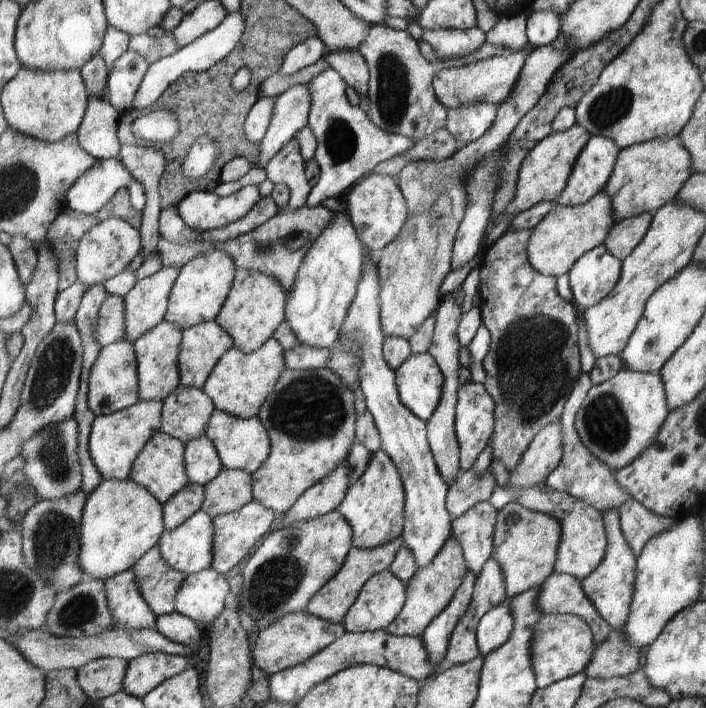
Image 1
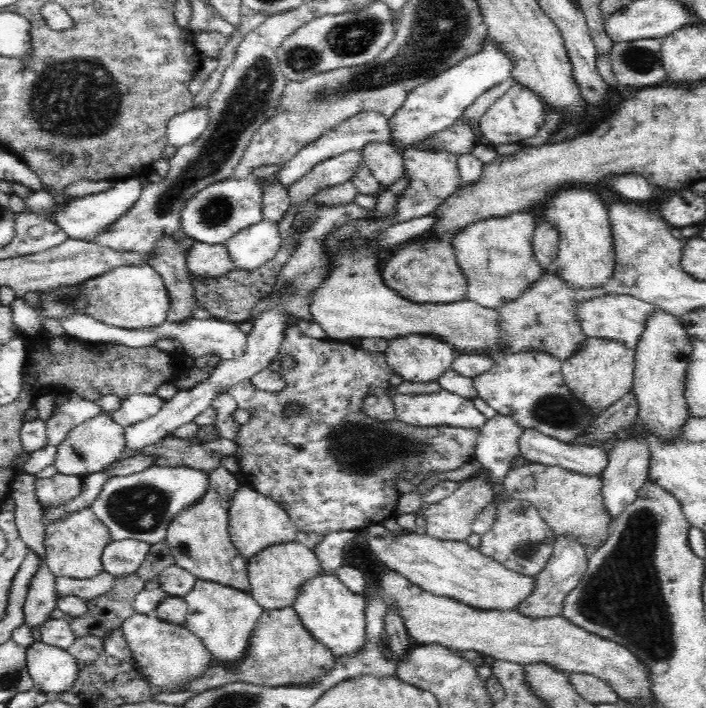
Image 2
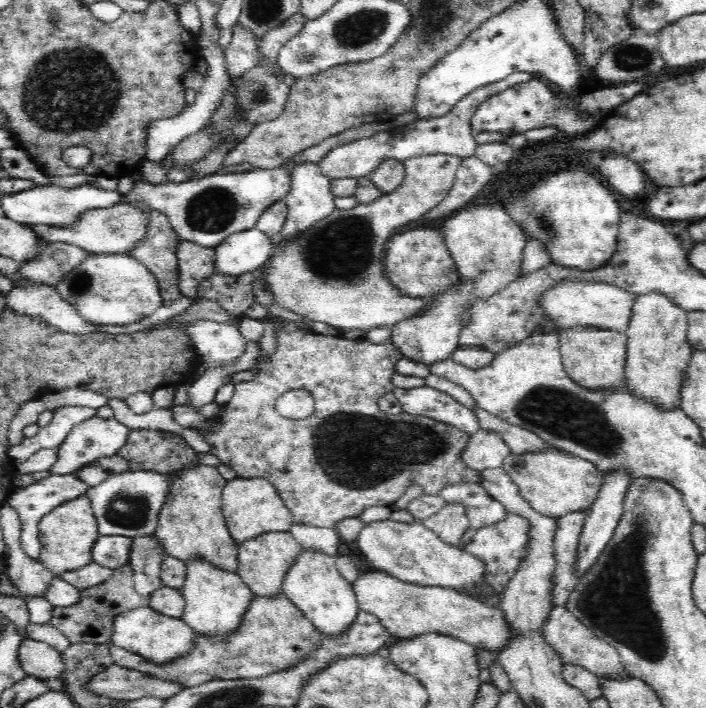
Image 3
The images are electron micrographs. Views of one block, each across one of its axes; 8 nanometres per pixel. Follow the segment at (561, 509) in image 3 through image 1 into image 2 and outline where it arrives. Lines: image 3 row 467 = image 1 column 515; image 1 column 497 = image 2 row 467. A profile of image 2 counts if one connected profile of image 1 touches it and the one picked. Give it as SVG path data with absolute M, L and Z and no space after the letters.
M534 463L508 472L503 486L509 500L531 502L549 524L554 537L563 536L578 542L588 551L588 556L611 538L616 518L606 510L603 480L599 476L583 476L563 470L560 466Z

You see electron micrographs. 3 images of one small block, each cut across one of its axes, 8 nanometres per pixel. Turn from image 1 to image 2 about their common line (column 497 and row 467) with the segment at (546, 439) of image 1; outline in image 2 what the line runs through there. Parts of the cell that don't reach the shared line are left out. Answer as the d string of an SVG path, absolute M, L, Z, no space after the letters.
M498 413L489 418L481 430L474 459L490 471L496 483L504 489L503 482L511 463L521 456L520 438L526 429L516 418Z

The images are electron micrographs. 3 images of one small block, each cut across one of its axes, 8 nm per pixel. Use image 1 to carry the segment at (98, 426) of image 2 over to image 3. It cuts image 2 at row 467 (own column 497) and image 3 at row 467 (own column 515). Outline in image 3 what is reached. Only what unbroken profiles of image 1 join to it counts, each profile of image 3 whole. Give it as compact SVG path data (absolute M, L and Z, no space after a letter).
M94 416L78 424L59 447L56 463L51 469L52 476L74 476L76 472L90 466L97 459L117 455L122 446L127 444L130 432L131 429L128 426L115 418L104 419Z

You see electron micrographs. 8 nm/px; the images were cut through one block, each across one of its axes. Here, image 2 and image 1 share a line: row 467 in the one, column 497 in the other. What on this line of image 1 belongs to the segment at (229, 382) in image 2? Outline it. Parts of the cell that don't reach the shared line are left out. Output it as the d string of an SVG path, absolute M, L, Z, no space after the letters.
M488 103L461 105L448 110L447 132L459 145L469 145L480 140L496 122L498 107Z

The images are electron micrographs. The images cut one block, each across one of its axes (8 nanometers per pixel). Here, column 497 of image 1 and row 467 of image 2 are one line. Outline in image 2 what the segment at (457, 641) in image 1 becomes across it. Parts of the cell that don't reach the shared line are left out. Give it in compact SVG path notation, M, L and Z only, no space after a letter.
M534 429L524 430L520 438L520 454L534 463L560 466L563 470L583 476L604 476L609 453L600 447L564 443Z

